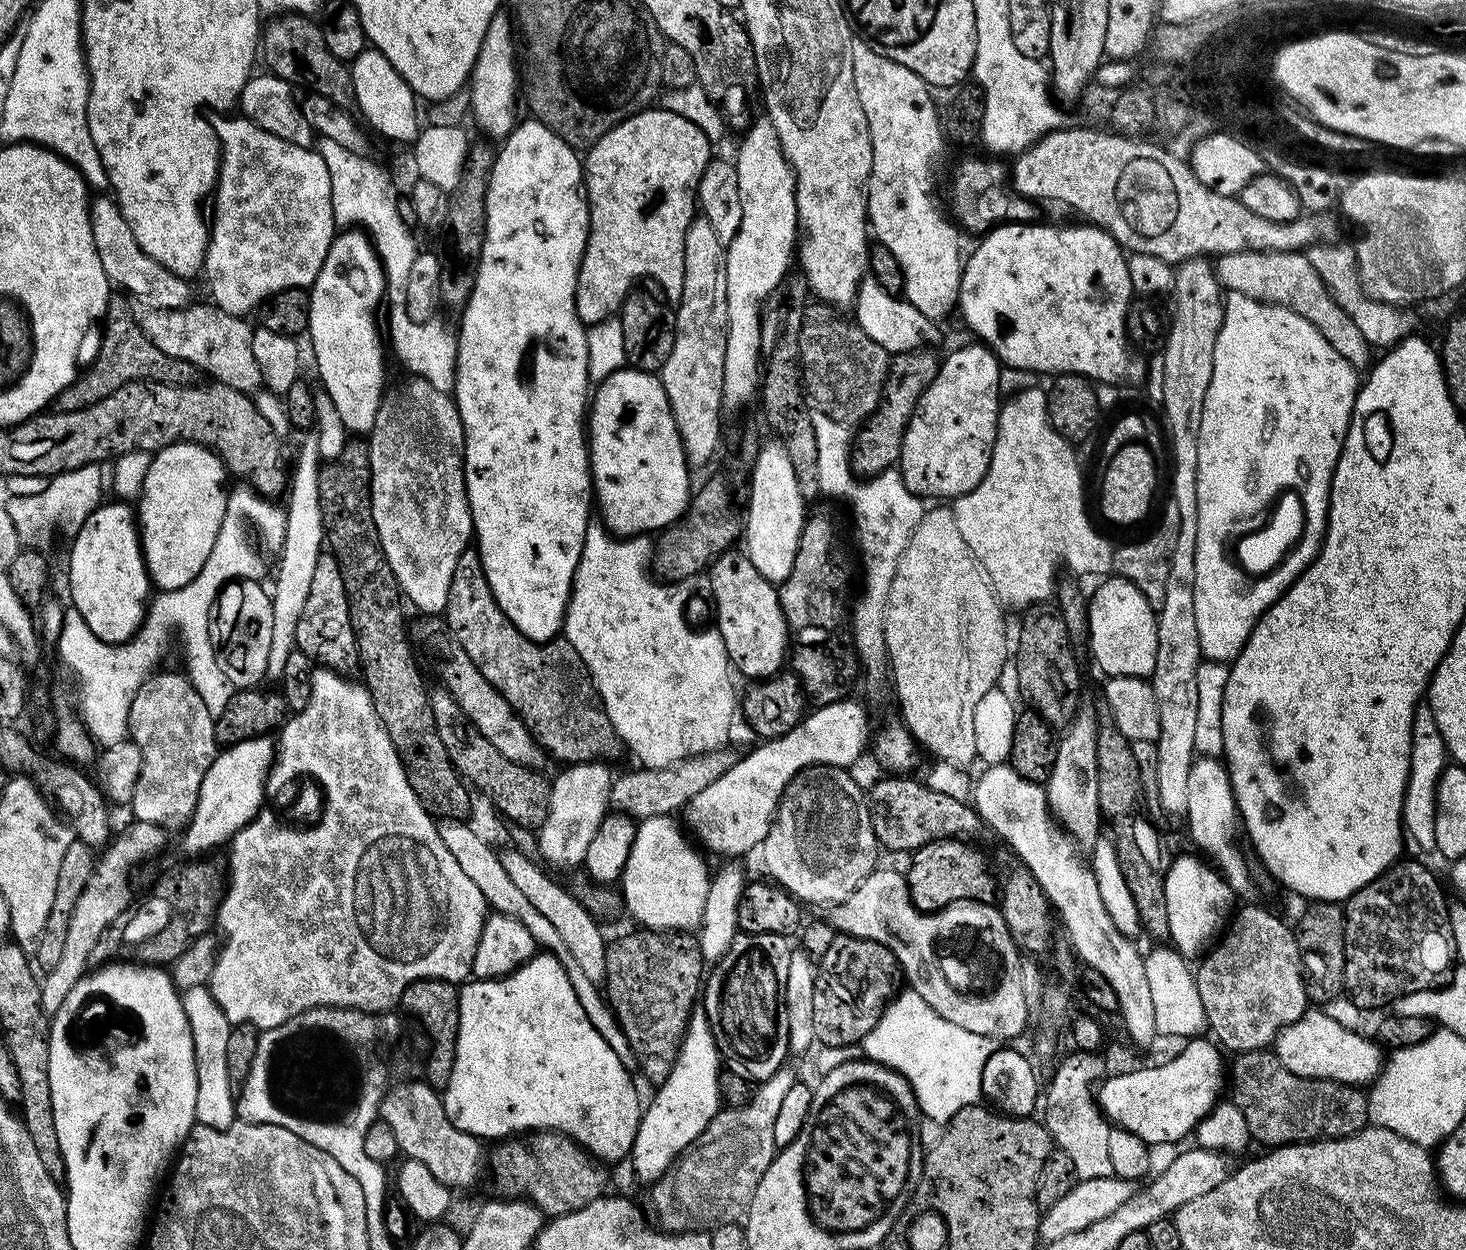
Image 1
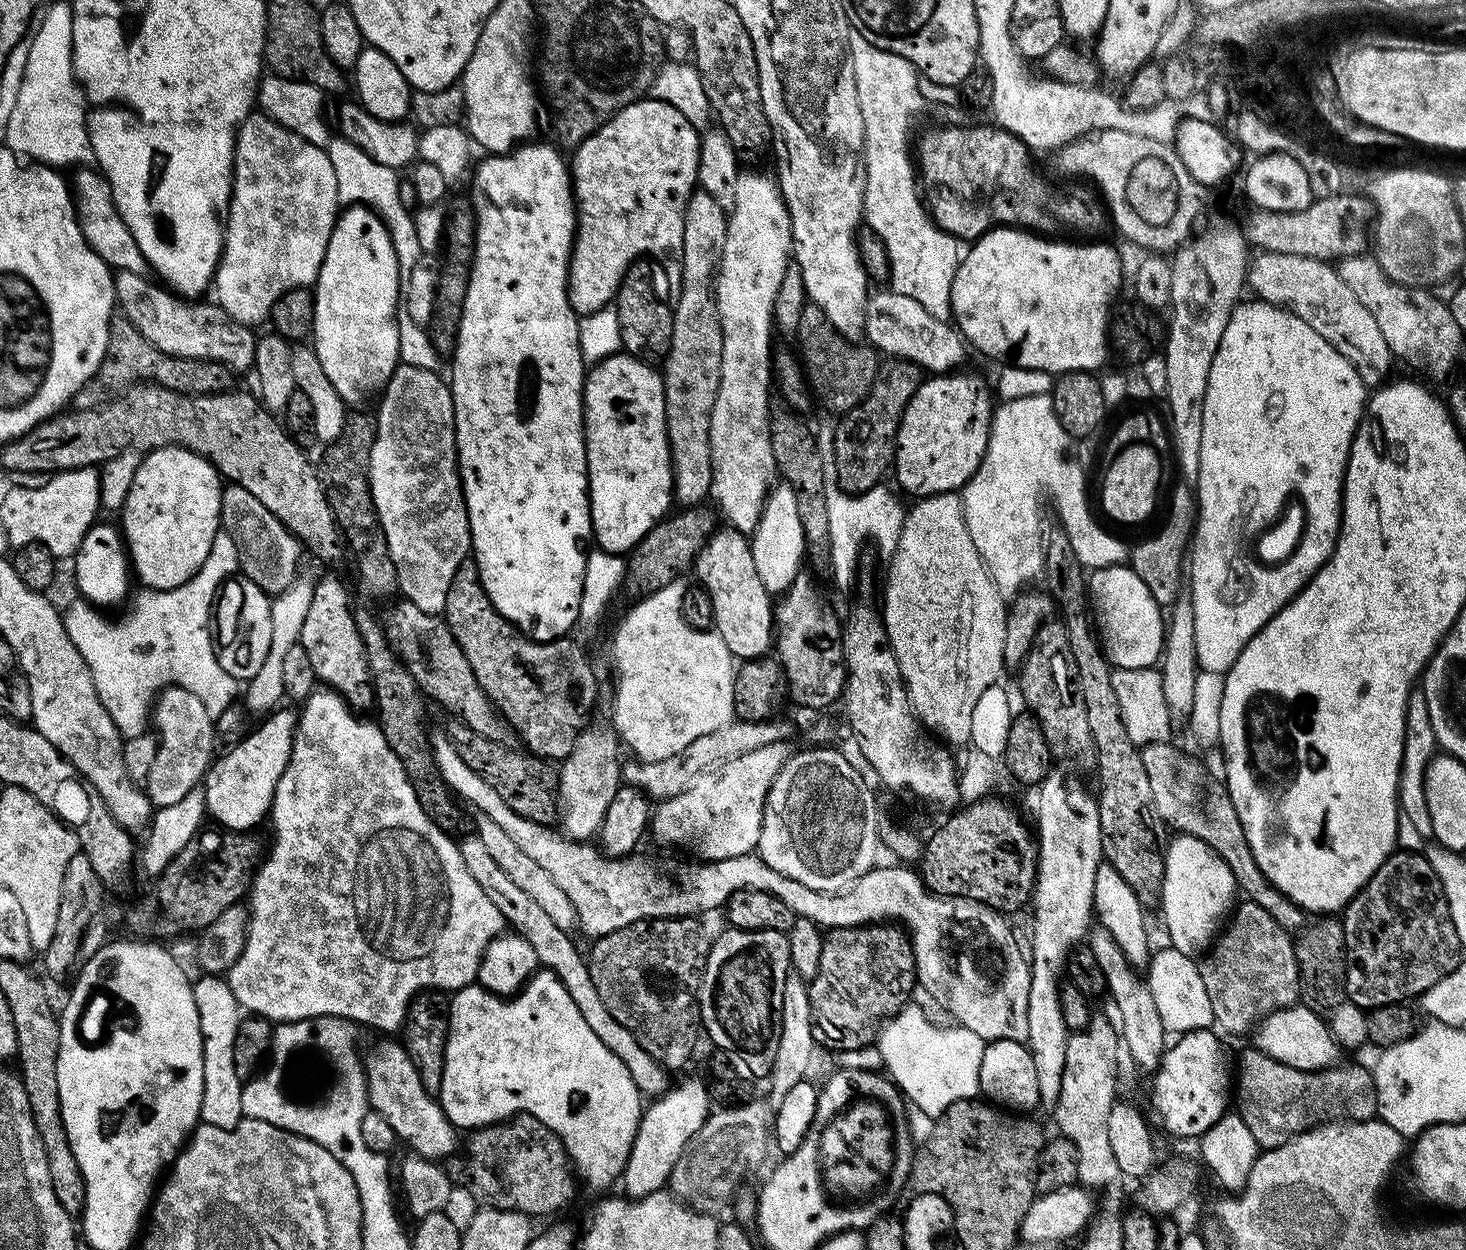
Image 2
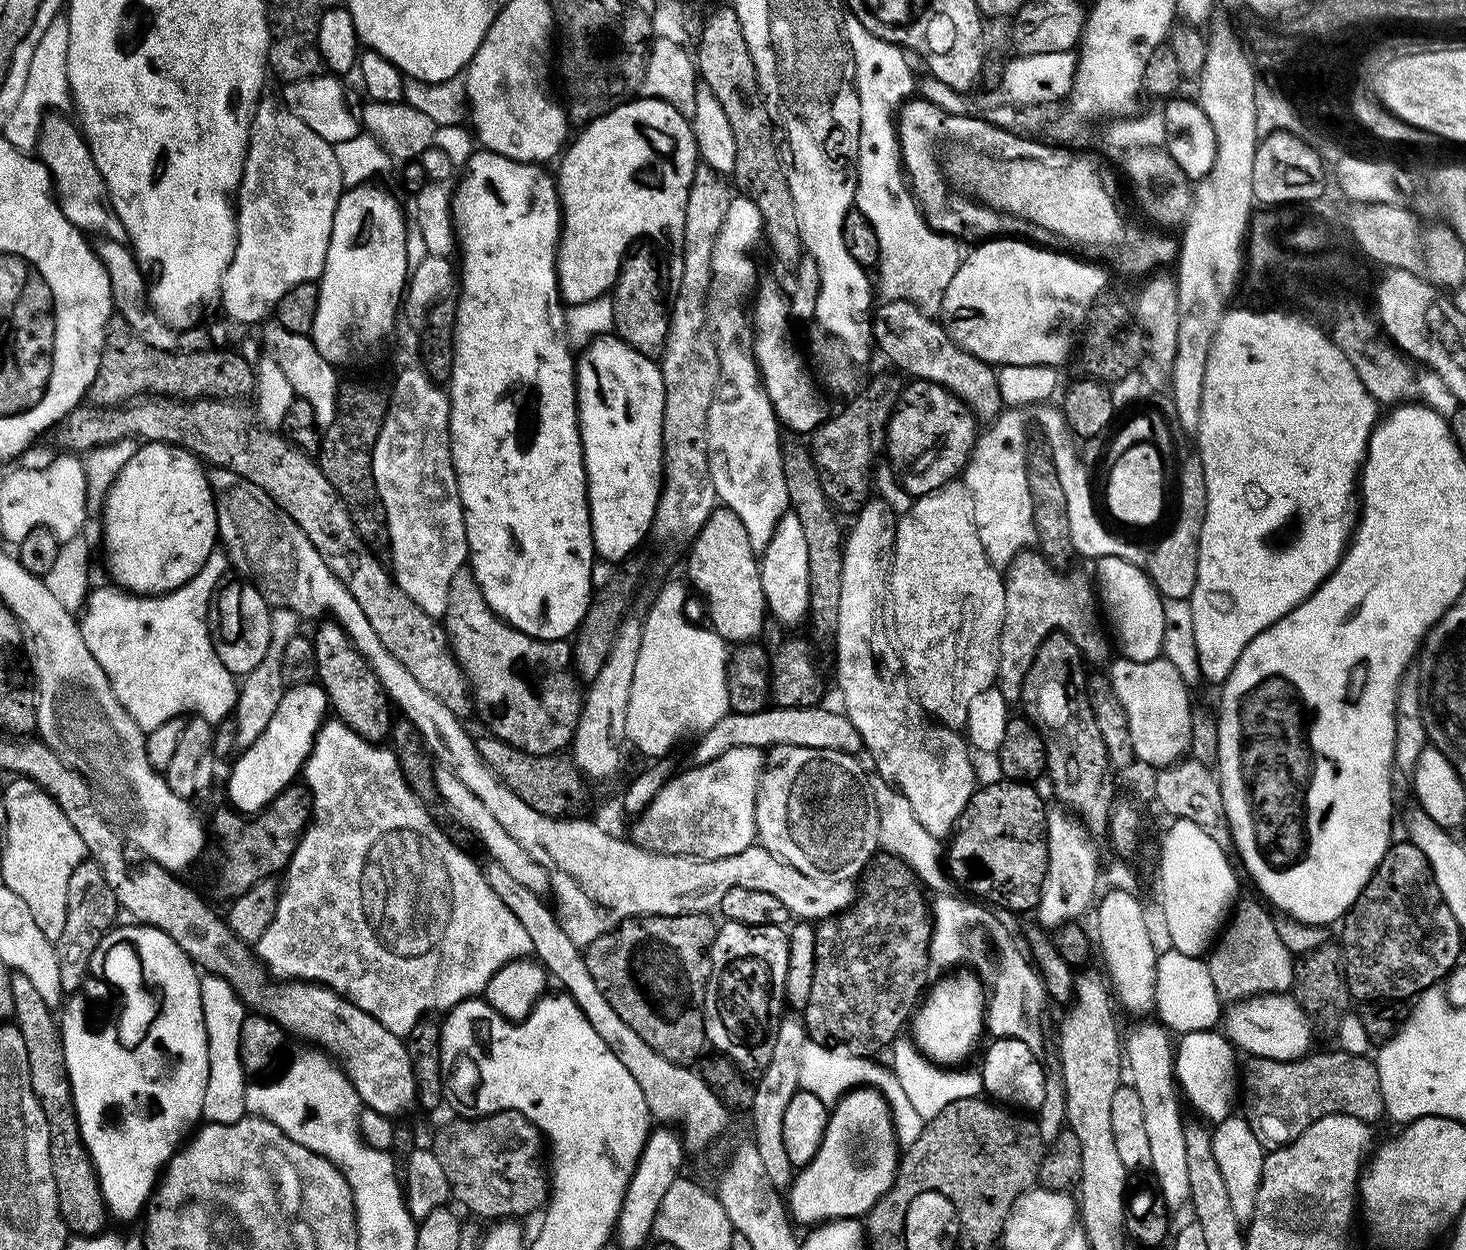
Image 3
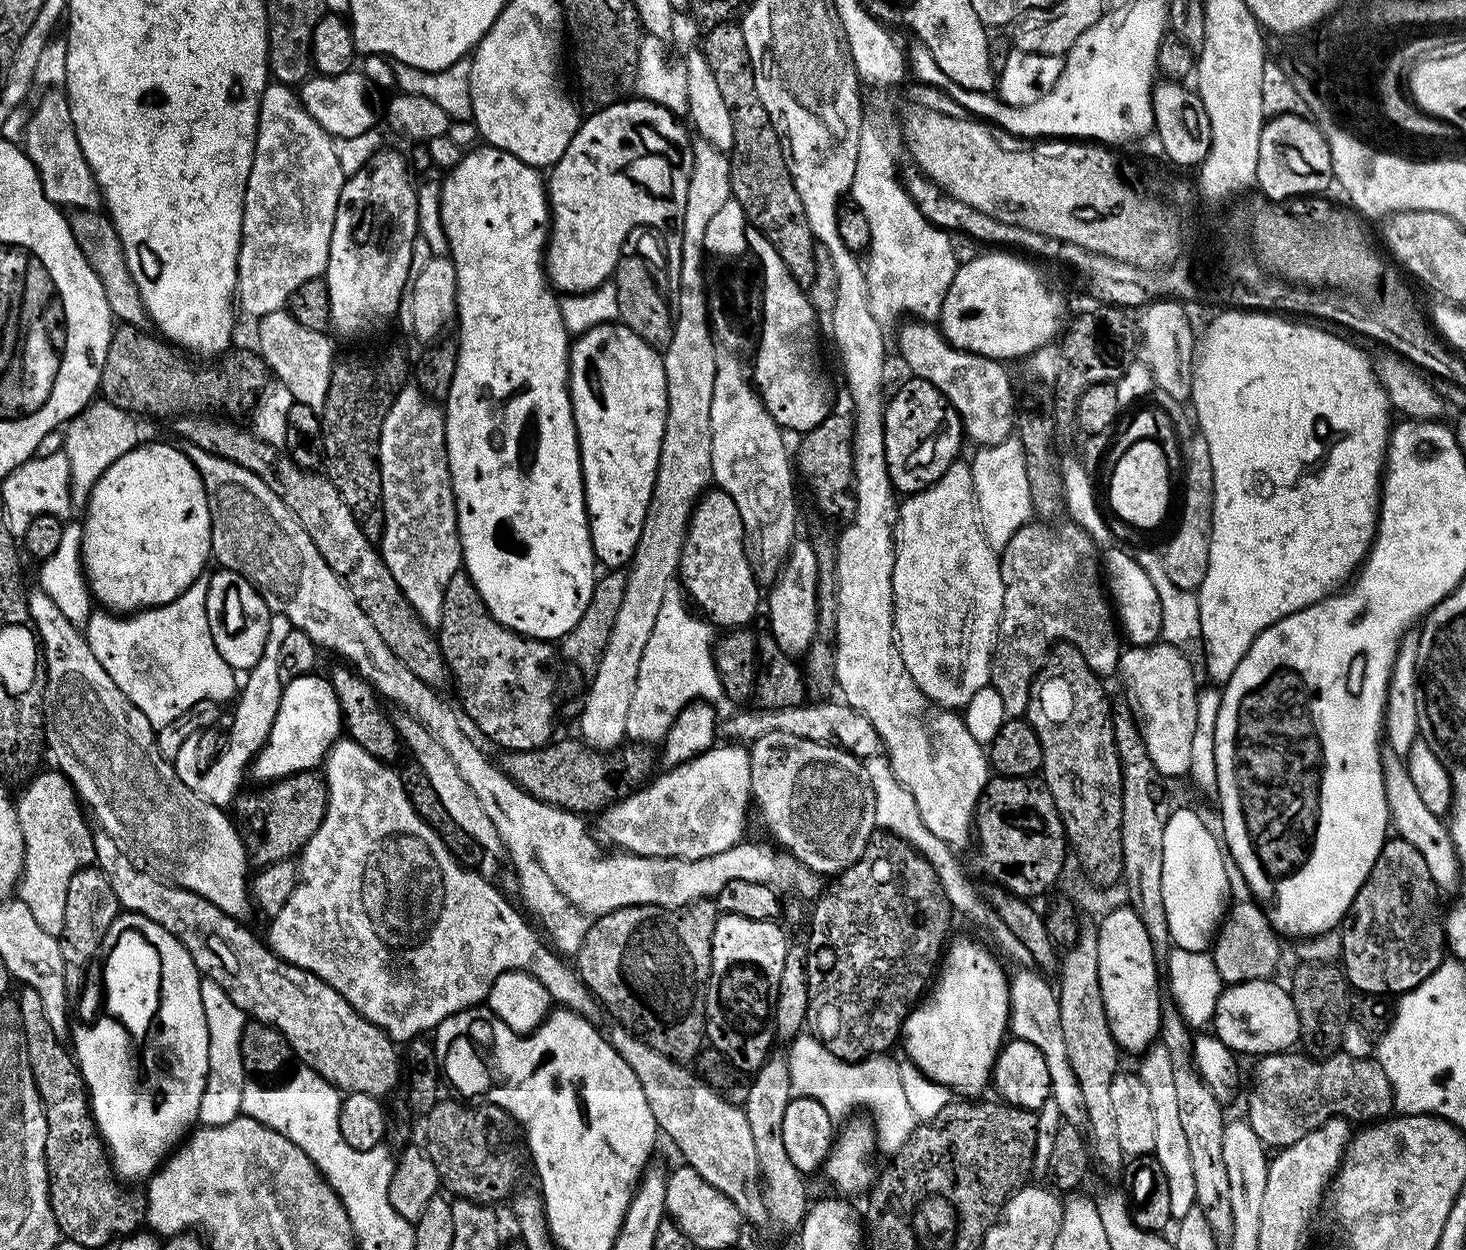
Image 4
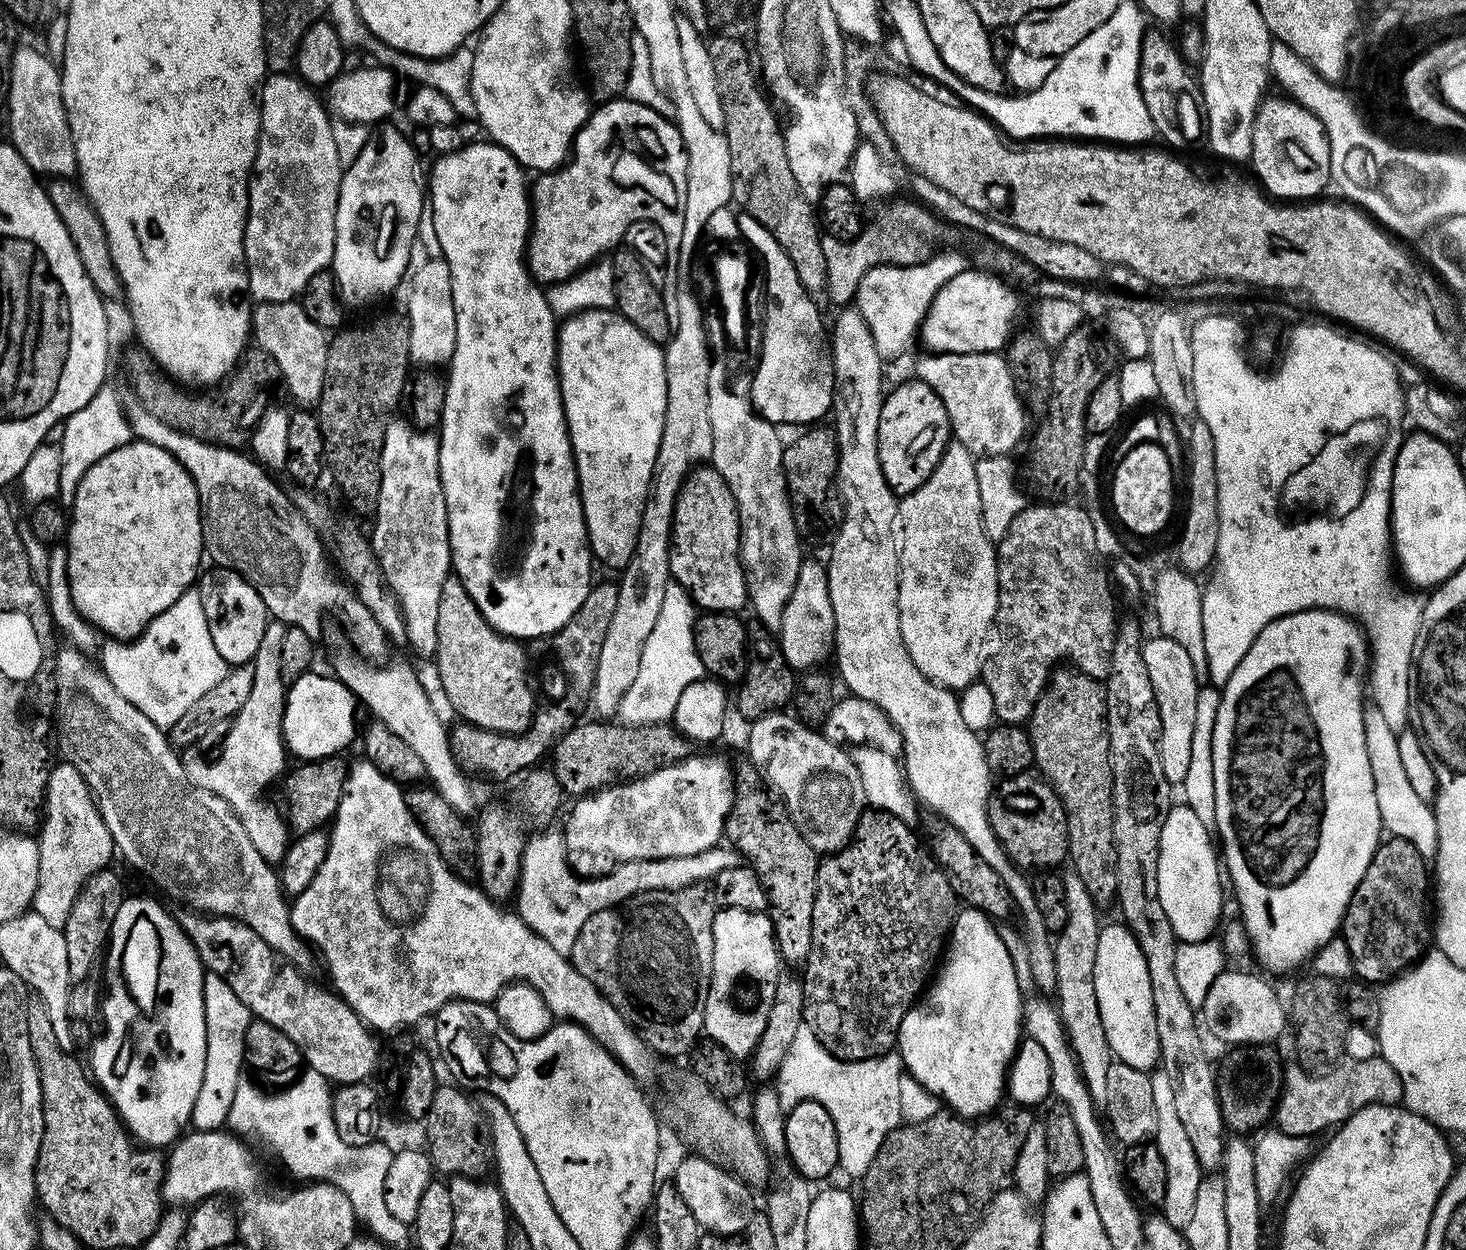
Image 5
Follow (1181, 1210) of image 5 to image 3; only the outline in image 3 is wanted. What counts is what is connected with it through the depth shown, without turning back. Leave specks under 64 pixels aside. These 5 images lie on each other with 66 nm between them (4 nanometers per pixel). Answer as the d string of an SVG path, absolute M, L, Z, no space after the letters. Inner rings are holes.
M1159 1022L1153 1024L1136 1024L1132 1028L1132 1033L1127 1033L1126 1039L1122 1044L1122 1052L1126 1057L1126 1068L1132 1071L1130 1087L1142 1098L1142 1114L1146 1118L1146 1135L1150 1142L1150 1162L1152 1163L1151 1175L1156 1175L1155 1187L1164 1199L1164 1205L1170 1210L1176 1210L1189 1203L1190 1178L1186 1171L1186 1138L1184 1129L1186 1121L1180 1117L1180 1106L1178 1100L1178 1088L1174 1081L1174 1040L1170 1035L1169 1029Z

